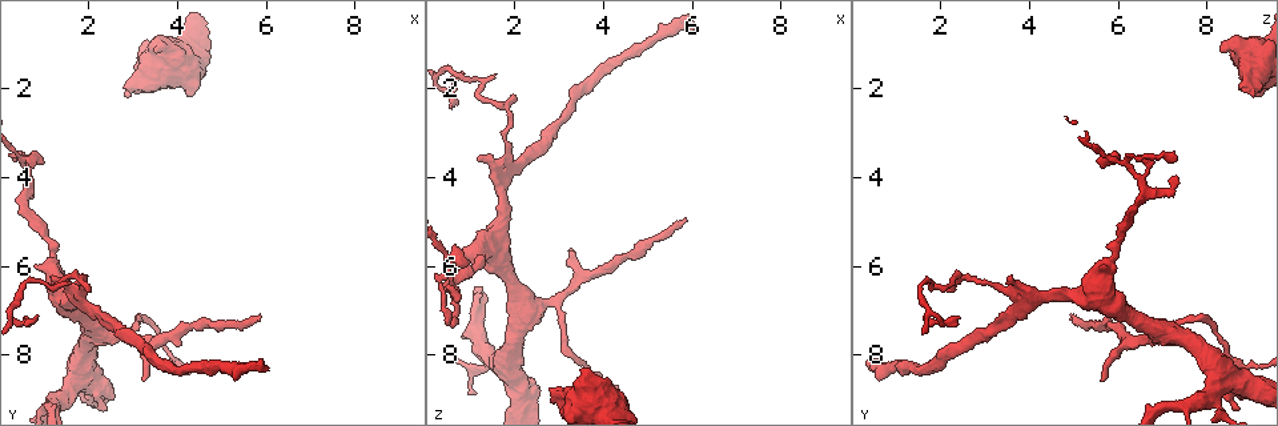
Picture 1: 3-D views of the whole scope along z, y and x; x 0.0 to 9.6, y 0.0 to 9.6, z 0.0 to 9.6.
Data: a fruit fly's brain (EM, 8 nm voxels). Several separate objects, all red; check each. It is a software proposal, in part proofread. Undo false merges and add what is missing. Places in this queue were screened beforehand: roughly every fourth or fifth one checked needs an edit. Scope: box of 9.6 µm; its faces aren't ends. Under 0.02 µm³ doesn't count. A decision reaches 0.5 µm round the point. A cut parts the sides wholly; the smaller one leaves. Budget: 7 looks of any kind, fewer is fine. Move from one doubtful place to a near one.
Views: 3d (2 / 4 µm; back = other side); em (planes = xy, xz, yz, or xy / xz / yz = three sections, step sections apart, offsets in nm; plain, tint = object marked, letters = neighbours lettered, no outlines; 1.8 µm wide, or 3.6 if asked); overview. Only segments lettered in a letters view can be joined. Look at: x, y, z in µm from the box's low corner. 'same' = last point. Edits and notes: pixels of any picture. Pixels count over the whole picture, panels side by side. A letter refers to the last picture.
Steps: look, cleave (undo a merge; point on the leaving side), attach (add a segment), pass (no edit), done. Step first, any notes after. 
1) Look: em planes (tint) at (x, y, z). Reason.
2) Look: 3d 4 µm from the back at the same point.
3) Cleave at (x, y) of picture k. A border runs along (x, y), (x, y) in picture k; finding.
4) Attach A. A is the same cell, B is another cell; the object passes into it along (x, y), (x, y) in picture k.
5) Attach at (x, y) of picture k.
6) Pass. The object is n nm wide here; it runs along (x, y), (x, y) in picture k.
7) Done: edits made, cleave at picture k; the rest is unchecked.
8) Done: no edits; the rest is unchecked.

Look: 3d 2 µm from the back at (2.75, 2.05, 8.70). Free end.

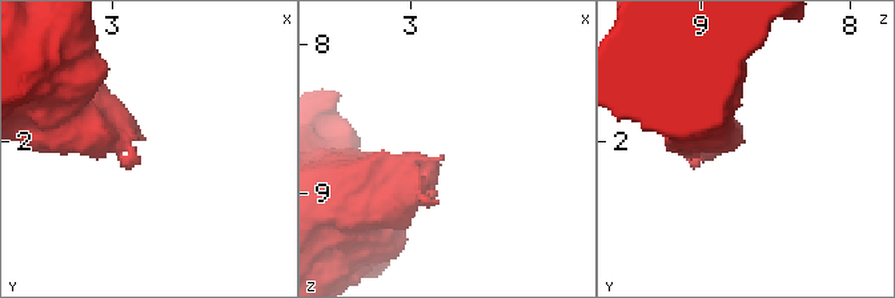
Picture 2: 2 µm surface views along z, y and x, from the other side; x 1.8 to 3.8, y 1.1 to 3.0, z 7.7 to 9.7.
Look: em planes (tint) at (2.78, 2.00, 8.74).

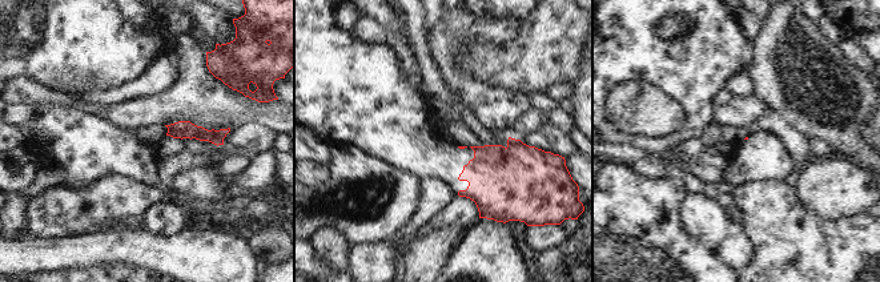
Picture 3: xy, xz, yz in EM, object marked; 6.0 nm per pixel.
Look: em planes (letters) at the same point.

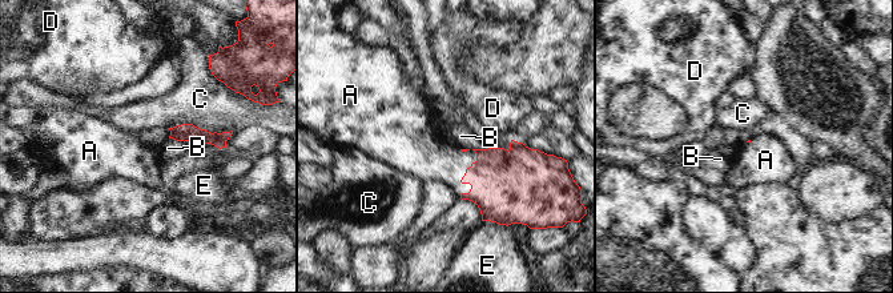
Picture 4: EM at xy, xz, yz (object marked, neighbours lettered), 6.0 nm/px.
Attach A. A is the same cell, B, C, D and E are other cells; it goes on there.

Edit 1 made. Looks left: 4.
Look: overview. Redraw.

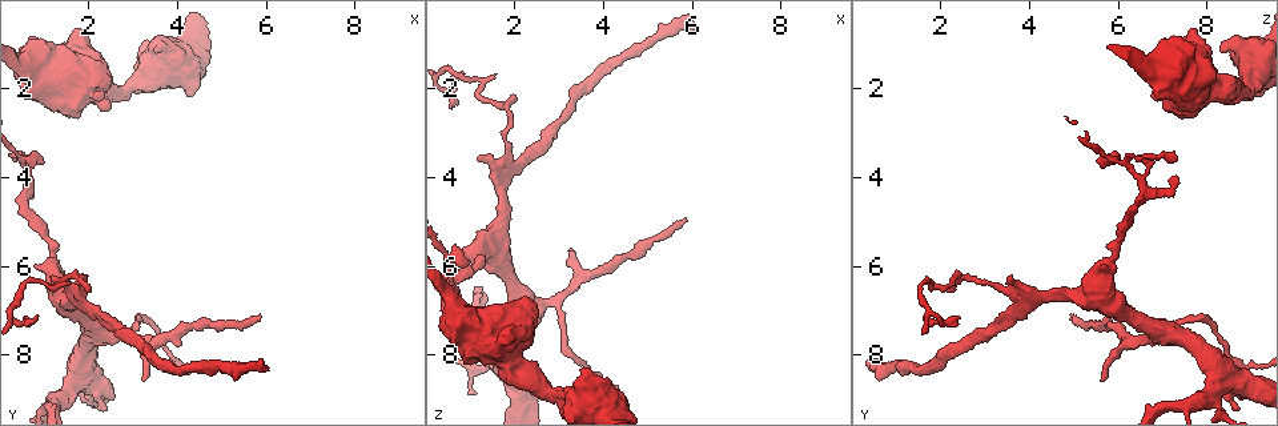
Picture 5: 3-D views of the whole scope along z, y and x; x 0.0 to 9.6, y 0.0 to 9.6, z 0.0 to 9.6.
Look: 3d 4 µm at (0.60, 3.95, 7.35). Tapers out.

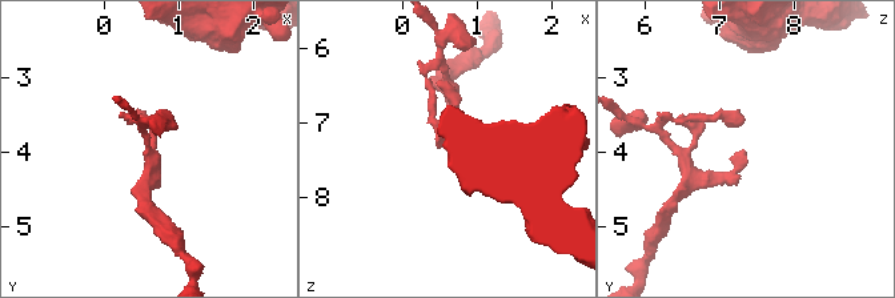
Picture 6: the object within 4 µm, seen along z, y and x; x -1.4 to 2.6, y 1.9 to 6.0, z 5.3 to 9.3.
Look: em planes (tint) at the same point.

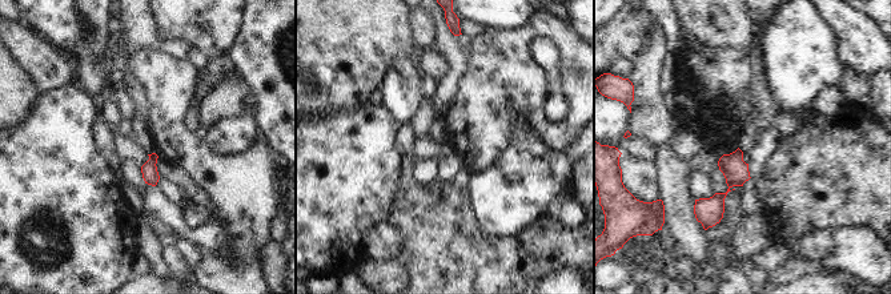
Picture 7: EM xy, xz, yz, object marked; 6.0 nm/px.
Look: em planes (letters) at the same point. What lies round it.

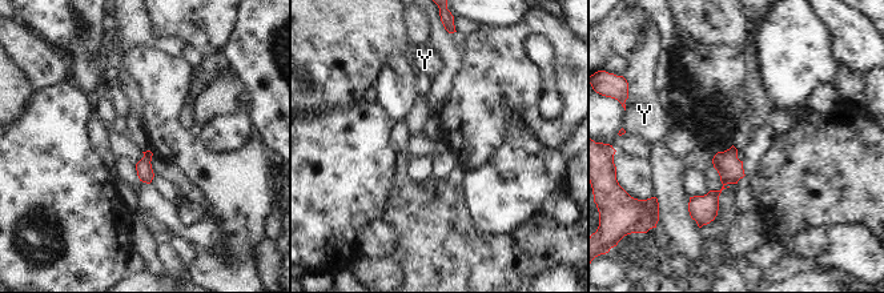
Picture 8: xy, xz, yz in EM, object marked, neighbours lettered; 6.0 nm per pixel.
Pass. Y is another cell; it runs along (732, 151), (727, 183), (707, 217) in picture 8; no lettered segment goes on from it.

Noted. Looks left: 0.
Done: edits made, attach at picture 4; the rest is unchecked.

